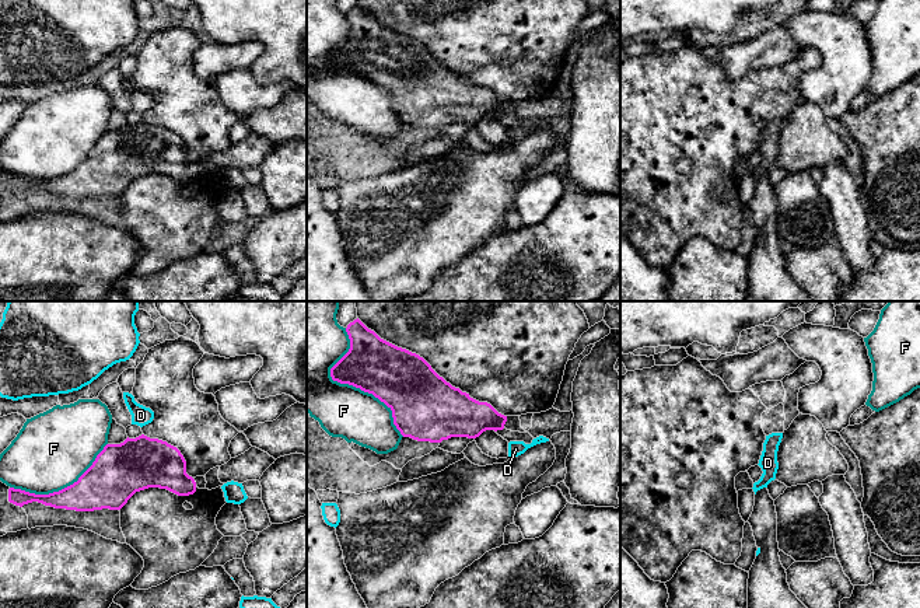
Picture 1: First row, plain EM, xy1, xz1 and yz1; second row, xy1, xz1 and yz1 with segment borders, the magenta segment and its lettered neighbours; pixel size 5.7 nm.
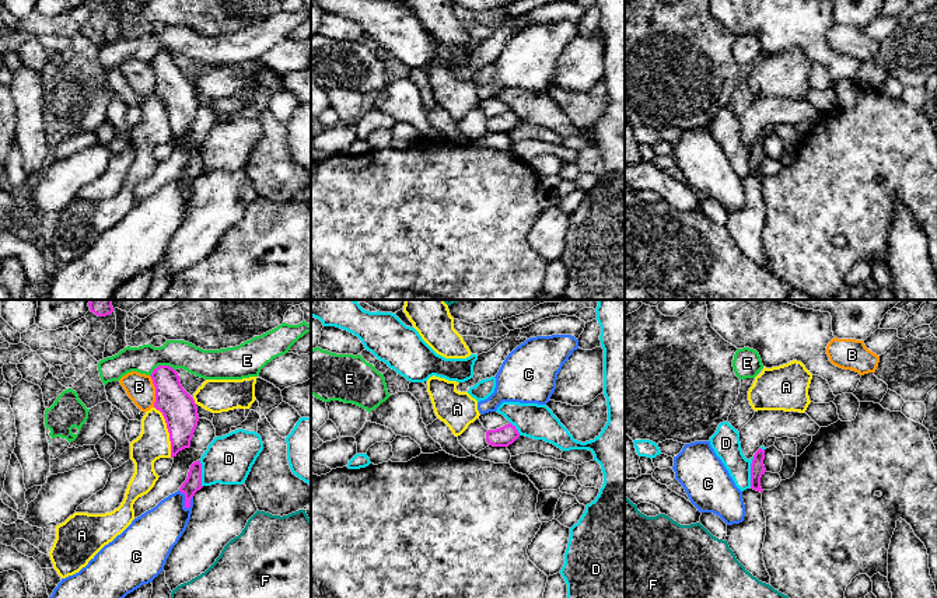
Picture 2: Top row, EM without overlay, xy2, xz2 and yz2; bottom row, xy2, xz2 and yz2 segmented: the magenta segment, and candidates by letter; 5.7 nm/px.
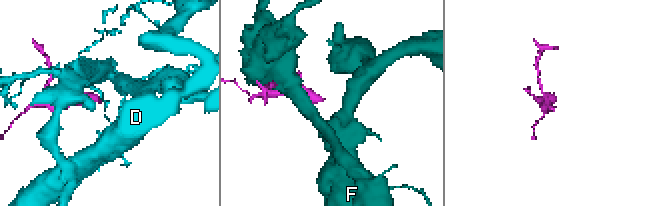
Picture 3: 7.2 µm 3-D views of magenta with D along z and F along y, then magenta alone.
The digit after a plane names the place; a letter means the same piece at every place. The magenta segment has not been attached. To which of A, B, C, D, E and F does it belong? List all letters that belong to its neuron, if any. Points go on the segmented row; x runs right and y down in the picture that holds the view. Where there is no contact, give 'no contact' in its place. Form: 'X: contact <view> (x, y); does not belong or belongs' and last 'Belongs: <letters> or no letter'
A: contact xy2 (168, 432); does not belong
B: contact xy2 (156, 391); does not belong
C: contact xy2 (185, 499); does not belong
D: contact yz2 (751, 472); does not belong
E: contact xy2 (161, 366); does not belong
F: contact xz1 (349, 384); does not belong
Belongs: no letter

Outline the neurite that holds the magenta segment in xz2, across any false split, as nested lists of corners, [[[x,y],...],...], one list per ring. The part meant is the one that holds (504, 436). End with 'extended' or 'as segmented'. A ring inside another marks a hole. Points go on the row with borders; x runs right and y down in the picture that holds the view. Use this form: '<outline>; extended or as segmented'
[[[511,423],[496,429],[496,430],[487,430],[486,431],[486,441],[489,445],[493,447],[508,447],[520,437],[518,430]]]; as segmented

